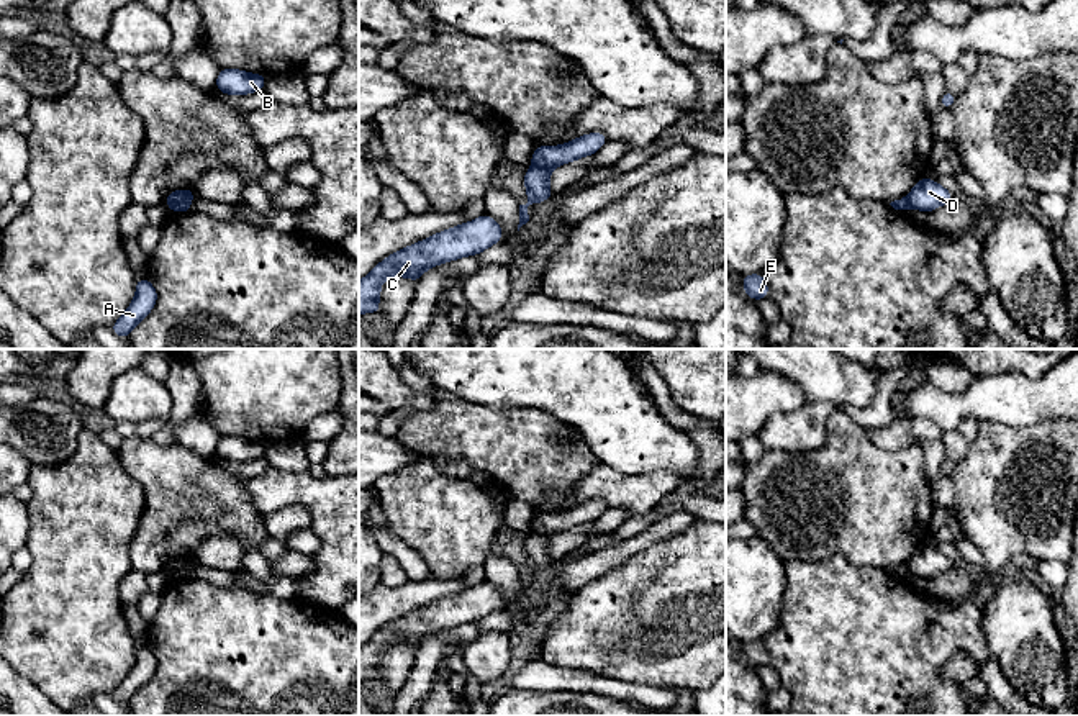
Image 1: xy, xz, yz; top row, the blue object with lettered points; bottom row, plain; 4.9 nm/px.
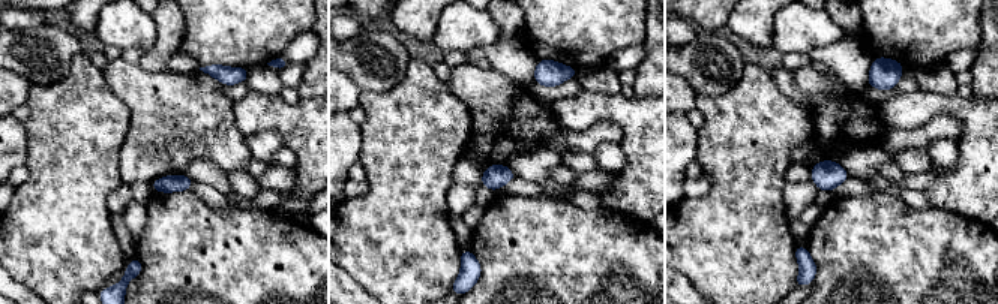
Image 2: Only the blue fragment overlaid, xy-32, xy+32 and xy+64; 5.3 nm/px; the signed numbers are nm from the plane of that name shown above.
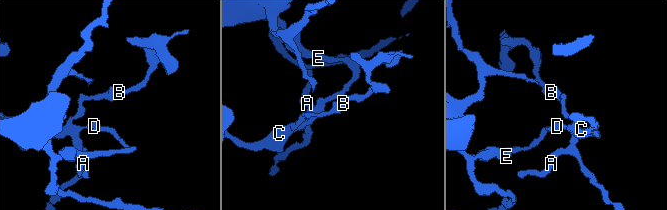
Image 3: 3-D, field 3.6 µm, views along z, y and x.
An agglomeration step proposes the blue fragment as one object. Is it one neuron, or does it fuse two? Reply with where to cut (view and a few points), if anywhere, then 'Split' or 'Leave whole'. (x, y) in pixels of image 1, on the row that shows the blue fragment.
Split along xy (190, 199), (167, 205). Split

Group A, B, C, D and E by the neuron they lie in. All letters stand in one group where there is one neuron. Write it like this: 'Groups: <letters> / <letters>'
Groups: A B C D / E

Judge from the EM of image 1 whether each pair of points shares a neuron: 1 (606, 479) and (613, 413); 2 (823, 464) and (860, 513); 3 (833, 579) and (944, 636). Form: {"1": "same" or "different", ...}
{"1": "different", "2": "same", "3": "same"}

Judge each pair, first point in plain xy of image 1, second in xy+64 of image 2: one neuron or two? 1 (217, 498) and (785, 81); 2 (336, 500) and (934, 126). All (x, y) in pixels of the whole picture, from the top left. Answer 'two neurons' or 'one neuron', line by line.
1: two neurons
2: two neurons

